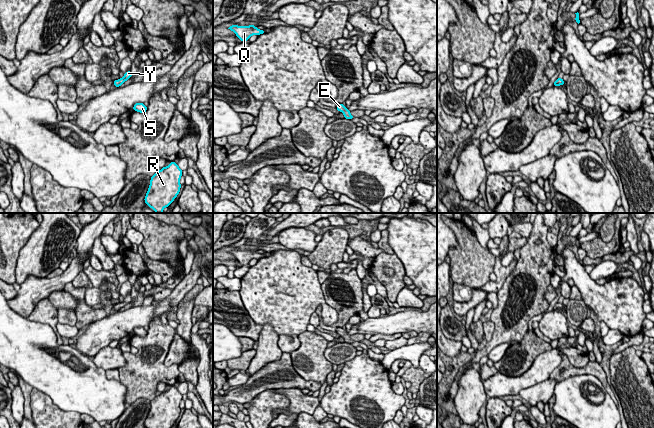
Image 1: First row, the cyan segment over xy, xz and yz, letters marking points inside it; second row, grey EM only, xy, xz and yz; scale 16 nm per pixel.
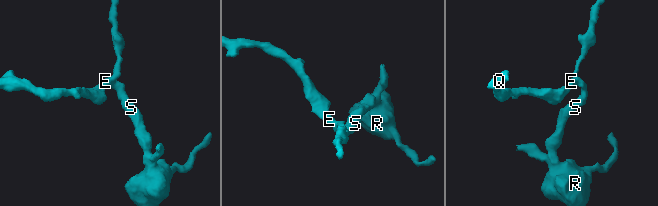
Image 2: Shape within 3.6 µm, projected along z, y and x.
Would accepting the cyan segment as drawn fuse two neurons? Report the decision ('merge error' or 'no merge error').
no merge error

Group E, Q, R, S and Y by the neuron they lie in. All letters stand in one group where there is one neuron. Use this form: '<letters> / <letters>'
E Q R S Y

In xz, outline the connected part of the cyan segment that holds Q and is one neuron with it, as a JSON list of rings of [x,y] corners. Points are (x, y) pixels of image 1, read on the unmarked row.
[[[231,249],[228,253],[232,254],[242,266],[249,264],[249,262],[254,258],[260,259],[265,257],[264,254],[259,254],[254,249],[244,251]]]

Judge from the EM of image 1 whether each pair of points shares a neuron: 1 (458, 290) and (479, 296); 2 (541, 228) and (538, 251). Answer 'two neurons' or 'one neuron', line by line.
1: two neurons
2: one neuron

